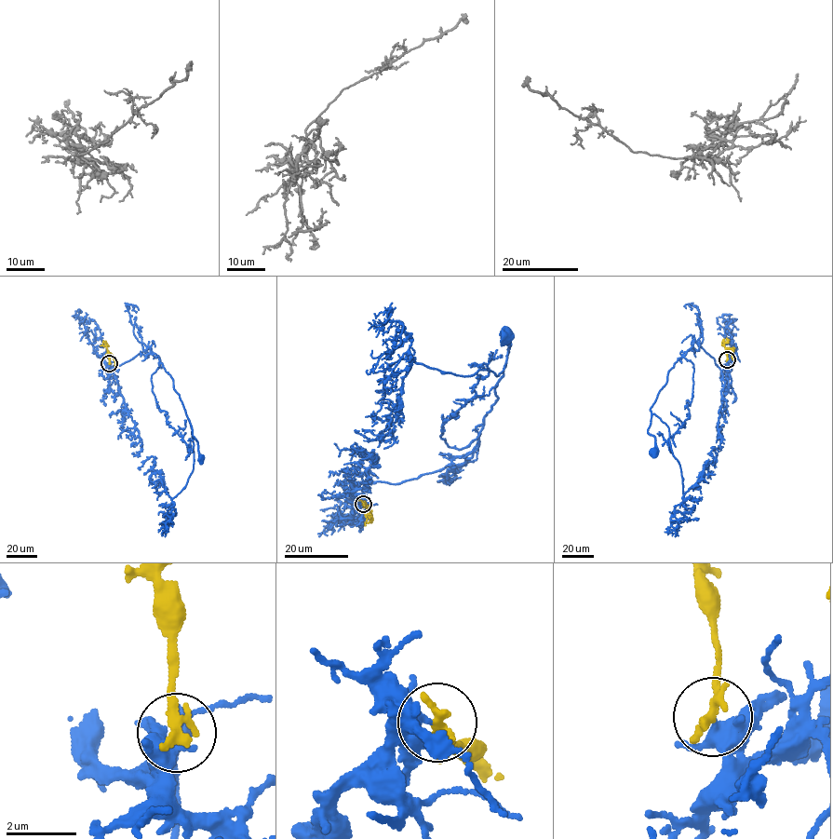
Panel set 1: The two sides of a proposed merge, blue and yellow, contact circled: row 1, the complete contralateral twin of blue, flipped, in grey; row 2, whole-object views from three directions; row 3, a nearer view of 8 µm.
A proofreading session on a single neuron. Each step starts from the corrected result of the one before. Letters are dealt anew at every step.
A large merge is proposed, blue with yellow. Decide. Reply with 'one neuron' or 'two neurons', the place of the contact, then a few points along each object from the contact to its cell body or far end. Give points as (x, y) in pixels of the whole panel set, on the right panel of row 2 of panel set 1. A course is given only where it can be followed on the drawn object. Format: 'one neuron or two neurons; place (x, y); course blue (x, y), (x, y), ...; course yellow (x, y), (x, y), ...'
one neuron; place (727, 359); course blue (727, 359), (721, 371), (694, 341), (675, 362), (650, 409), (648, 432), (655, 438), (654, 452); course yellow (727, 359), (725, 350), (729, 348), (732, 350), (733, 359)

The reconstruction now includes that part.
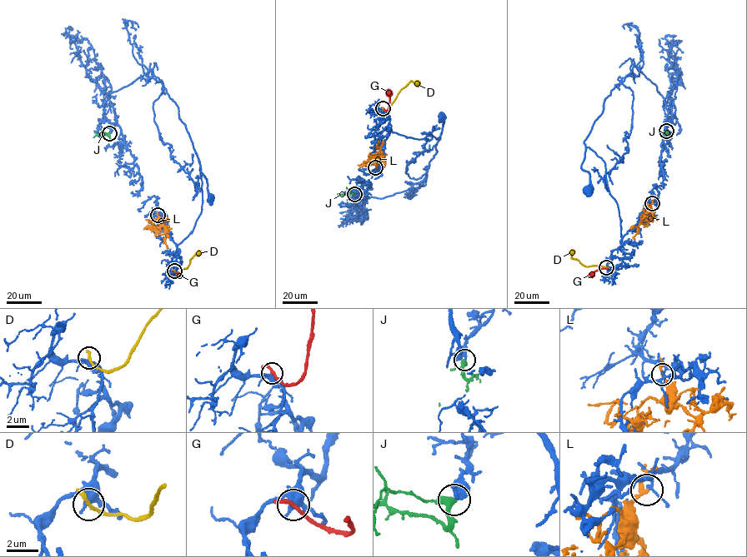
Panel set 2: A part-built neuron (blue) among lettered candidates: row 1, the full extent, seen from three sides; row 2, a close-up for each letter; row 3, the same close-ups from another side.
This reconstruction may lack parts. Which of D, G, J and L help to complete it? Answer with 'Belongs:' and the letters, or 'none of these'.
Belongs: J

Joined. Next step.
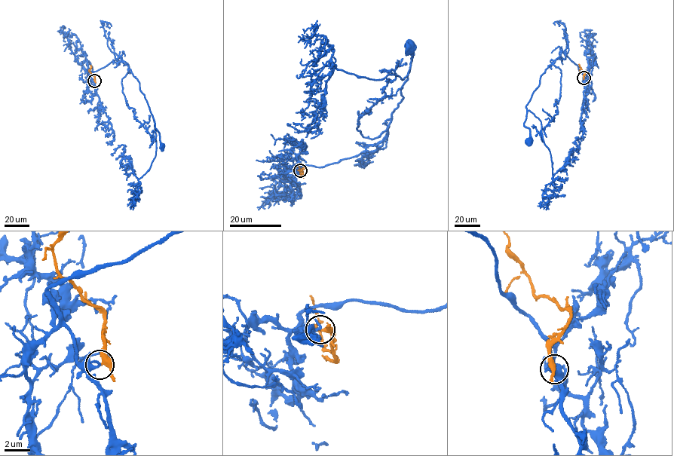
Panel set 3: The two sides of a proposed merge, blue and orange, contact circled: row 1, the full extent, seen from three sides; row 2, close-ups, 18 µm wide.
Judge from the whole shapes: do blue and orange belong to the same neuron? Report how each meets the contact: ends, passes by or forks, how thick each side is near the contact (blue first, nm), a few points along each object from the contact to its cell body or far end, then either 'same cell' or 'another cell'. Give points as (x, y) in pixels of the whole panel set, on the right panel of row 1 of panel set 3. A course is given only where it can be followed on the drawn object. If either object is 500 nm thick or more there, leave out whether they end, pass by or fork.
blue ends there; orange passes by; 360 nm thick on the blue side, 360 nm on the other; blue runs (583, 78), (577, 65), (562, 51), (548, 65), (525, 106), (524, 125), (530, 130), (529, 141); orange runs (583, 78), (585, 72), (578, 64); another cell

